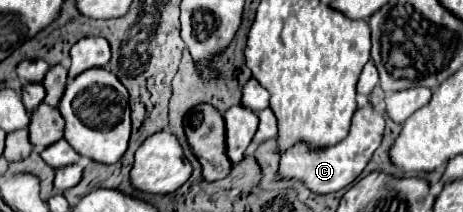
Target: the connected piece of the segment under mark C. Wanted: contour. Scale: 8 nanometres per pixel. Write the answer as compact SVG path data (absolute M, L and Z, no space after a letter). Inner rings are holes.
M367 102L363 108L357 108L349 136L345 140L341 140L335 146L325 146L325 148L313 148L305 142L297 142L295 146L291 146L289 150L281 154L279 174L283 178L299 178L307 184L307 188L319 194L329 194L329 192L337 192L345 188L363 172L373 152L379 148L383 140L383 132L385 132L385 120L387 120L385 114L379 114L375 104Z

